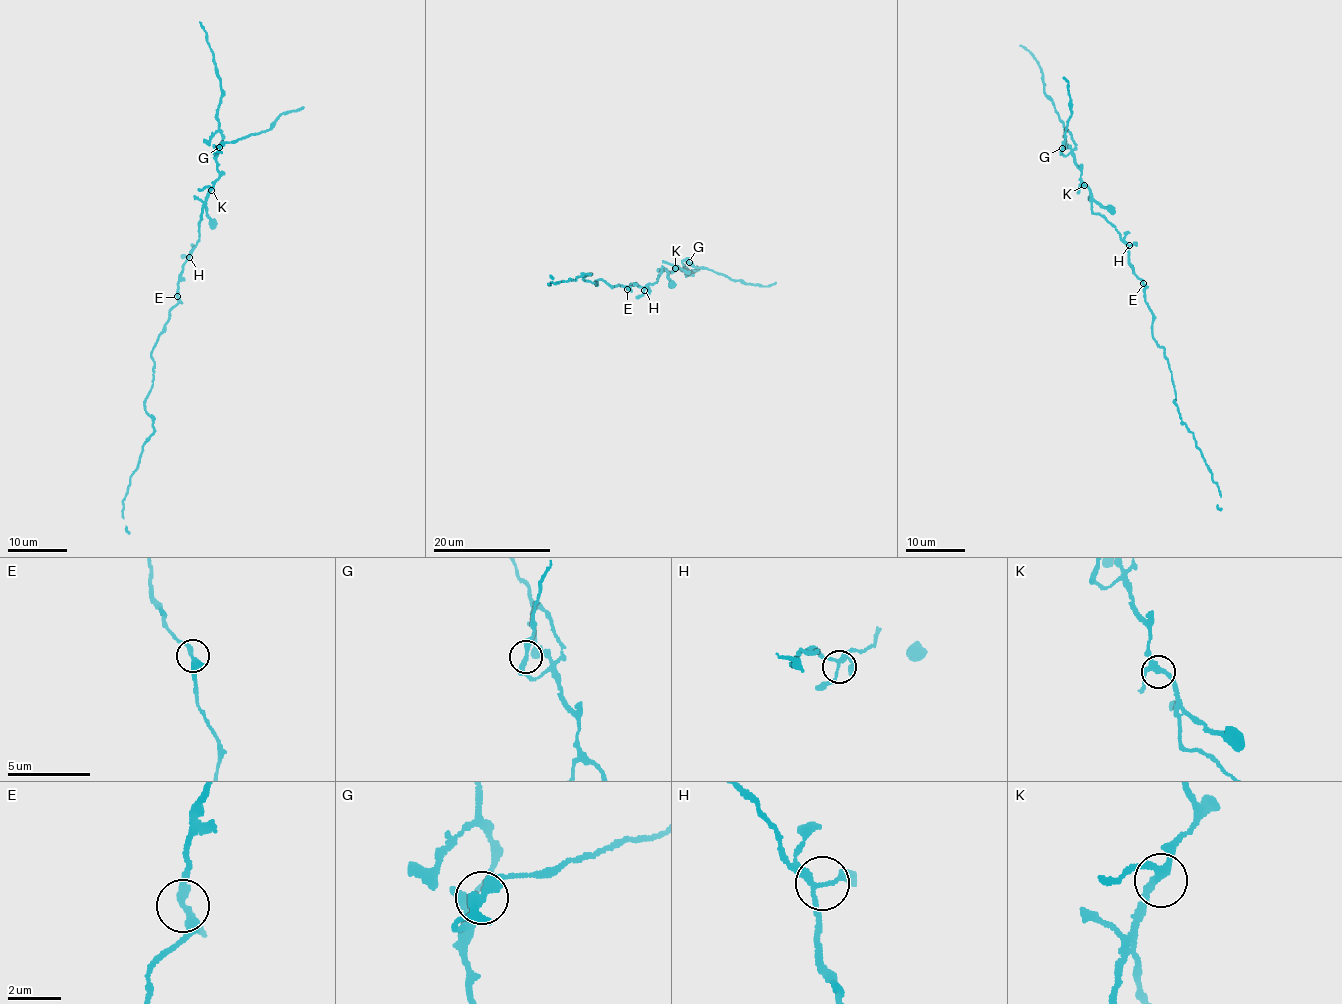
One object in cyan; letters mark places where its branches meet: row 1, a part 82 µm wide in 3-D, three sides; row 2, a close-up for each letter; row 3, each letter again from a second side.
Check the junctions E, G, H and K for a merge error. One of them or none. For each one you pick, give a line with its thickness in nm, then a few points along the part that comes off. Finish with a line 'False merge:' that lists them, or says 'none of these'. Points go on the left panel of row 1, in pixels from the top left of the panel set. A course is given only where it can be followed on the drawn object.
G: calibre 280 nm; course (220, 147), (262, 132), (280, 115), (299, 110), (303, 106)
False merge: G

